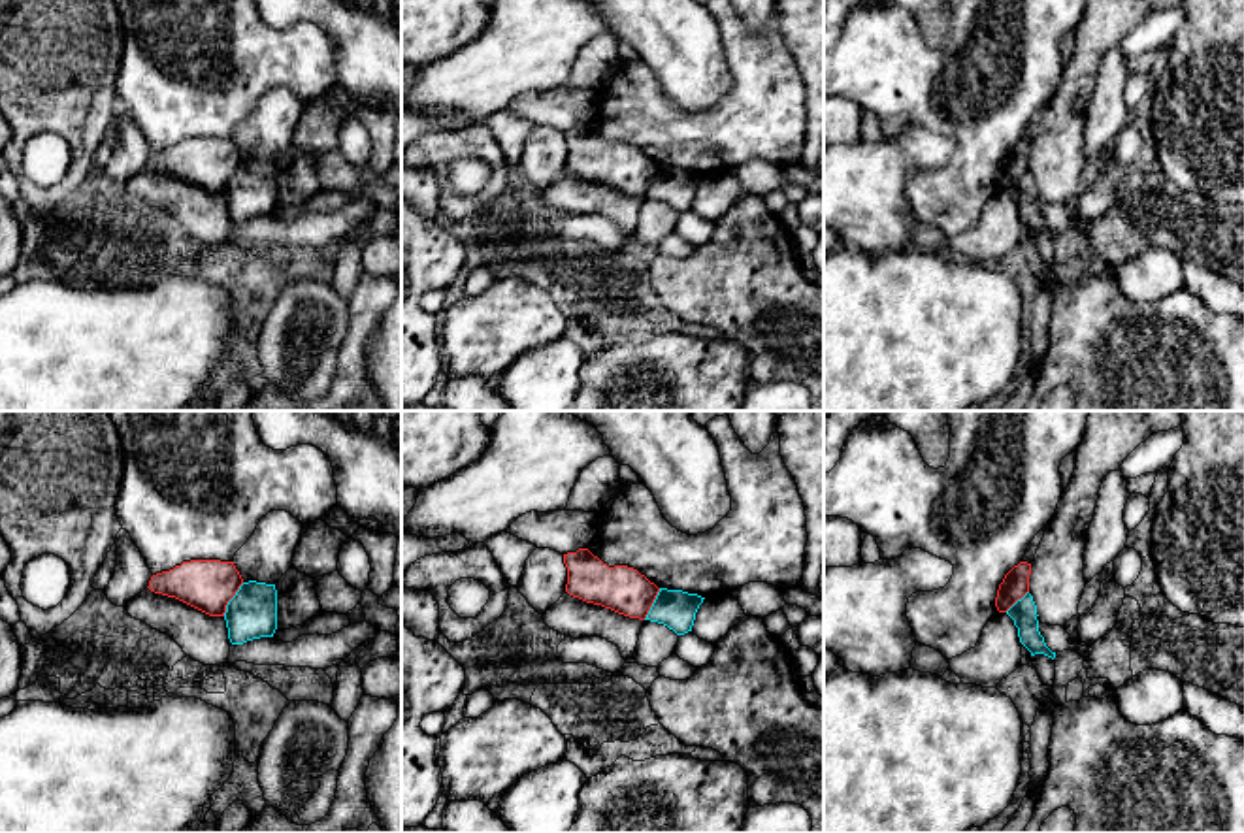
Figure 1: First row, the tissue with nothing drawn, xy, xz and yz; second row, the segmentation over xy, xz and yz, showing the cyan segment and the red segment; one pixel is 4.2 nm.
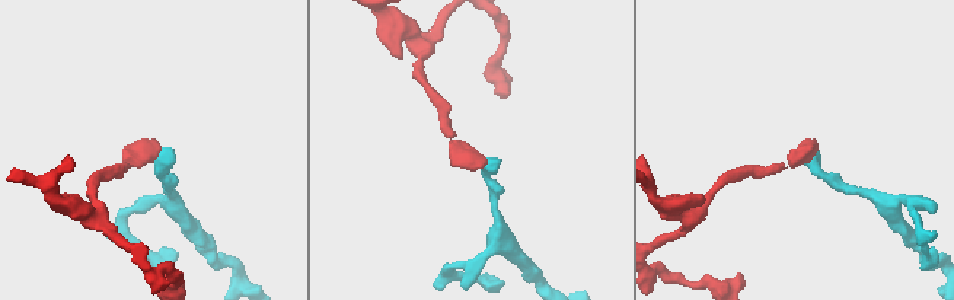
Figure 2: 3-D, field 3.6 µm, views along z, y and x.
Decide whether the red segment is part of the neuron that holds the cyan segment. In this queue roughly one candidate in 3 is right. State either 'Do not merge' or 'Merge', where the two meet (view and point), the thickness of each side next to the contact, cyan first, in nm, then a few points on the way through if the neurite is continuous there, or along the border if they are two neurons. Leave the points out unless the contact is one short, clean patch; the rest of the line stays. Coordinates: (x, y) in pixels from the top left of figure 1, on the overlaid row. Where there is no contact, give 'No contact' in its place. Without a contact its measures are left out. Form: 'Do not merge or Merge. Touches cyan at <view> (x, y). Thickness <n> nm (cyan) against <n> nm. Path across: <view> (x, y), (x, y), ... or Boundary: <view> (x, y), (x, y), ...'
Do not merge. Touches cyan at xy (230, 600). Thickness 220 nm (cyan) against 220 nm. Boundary: xy (244, 583), (223, 615)

